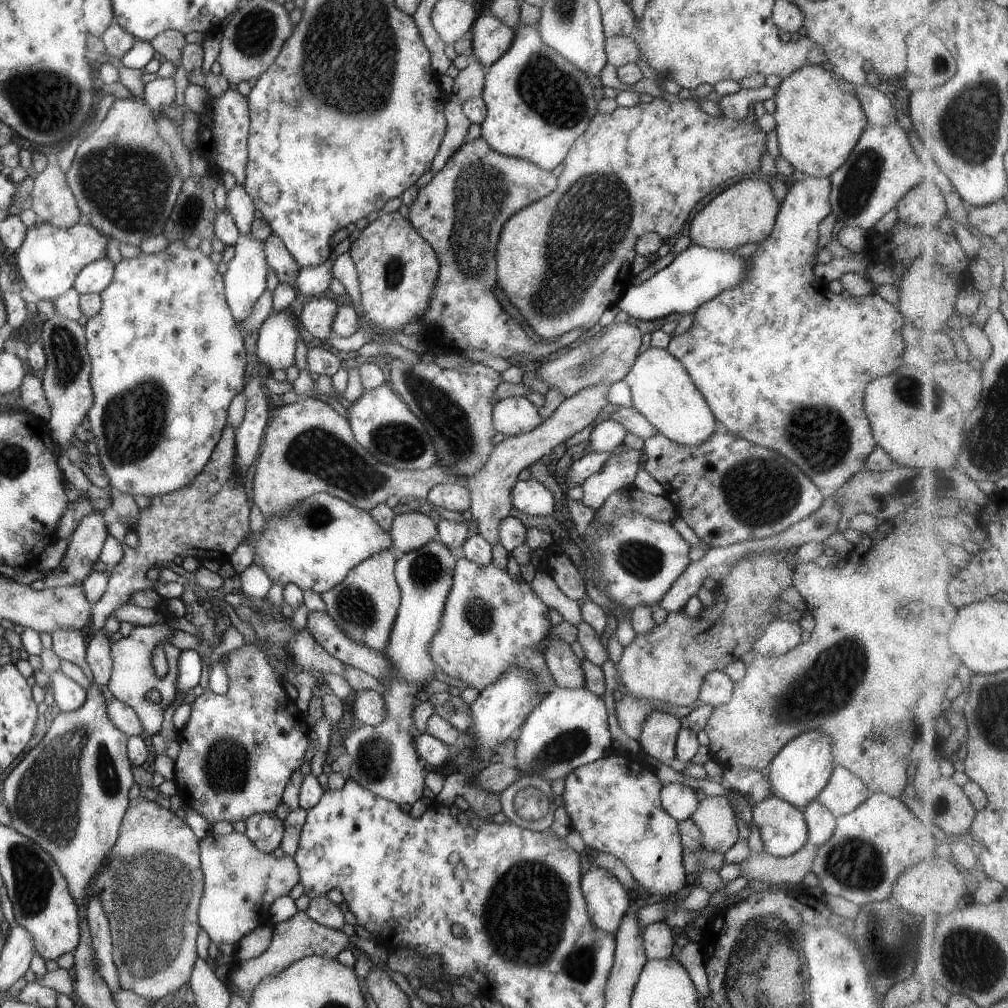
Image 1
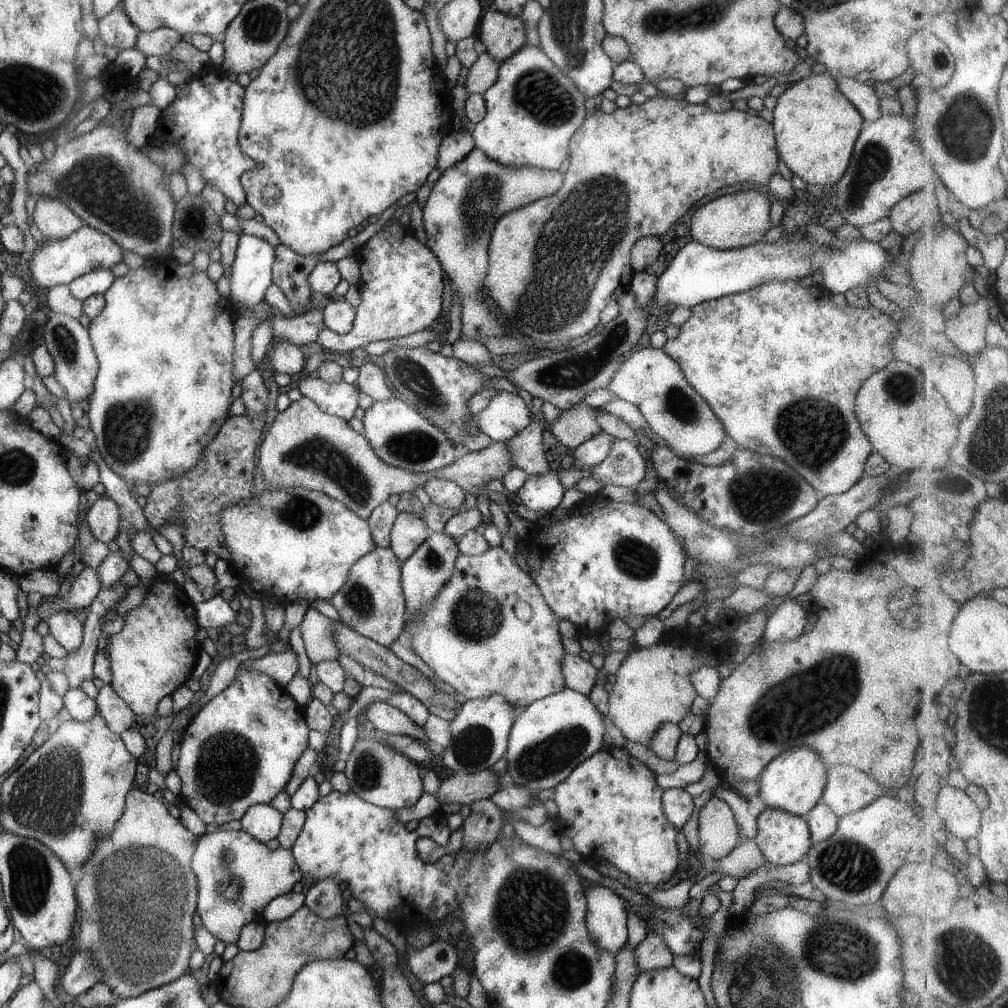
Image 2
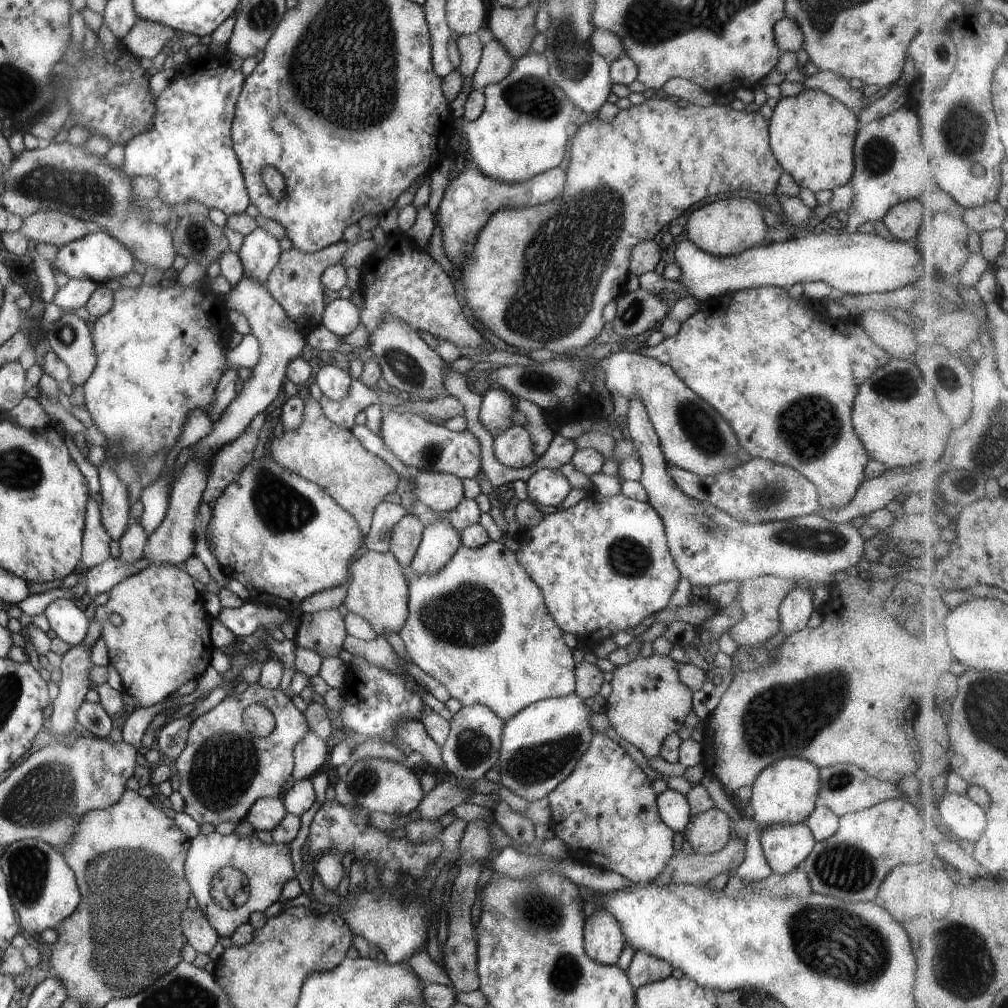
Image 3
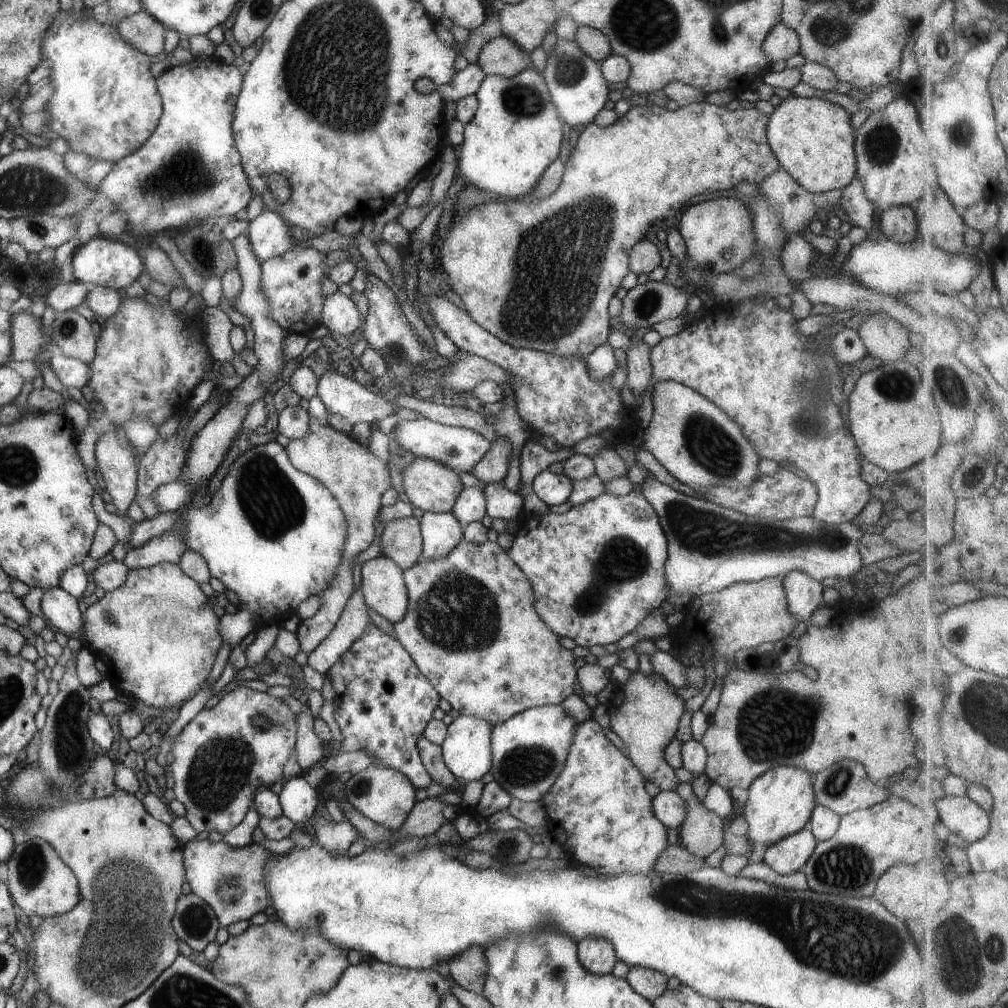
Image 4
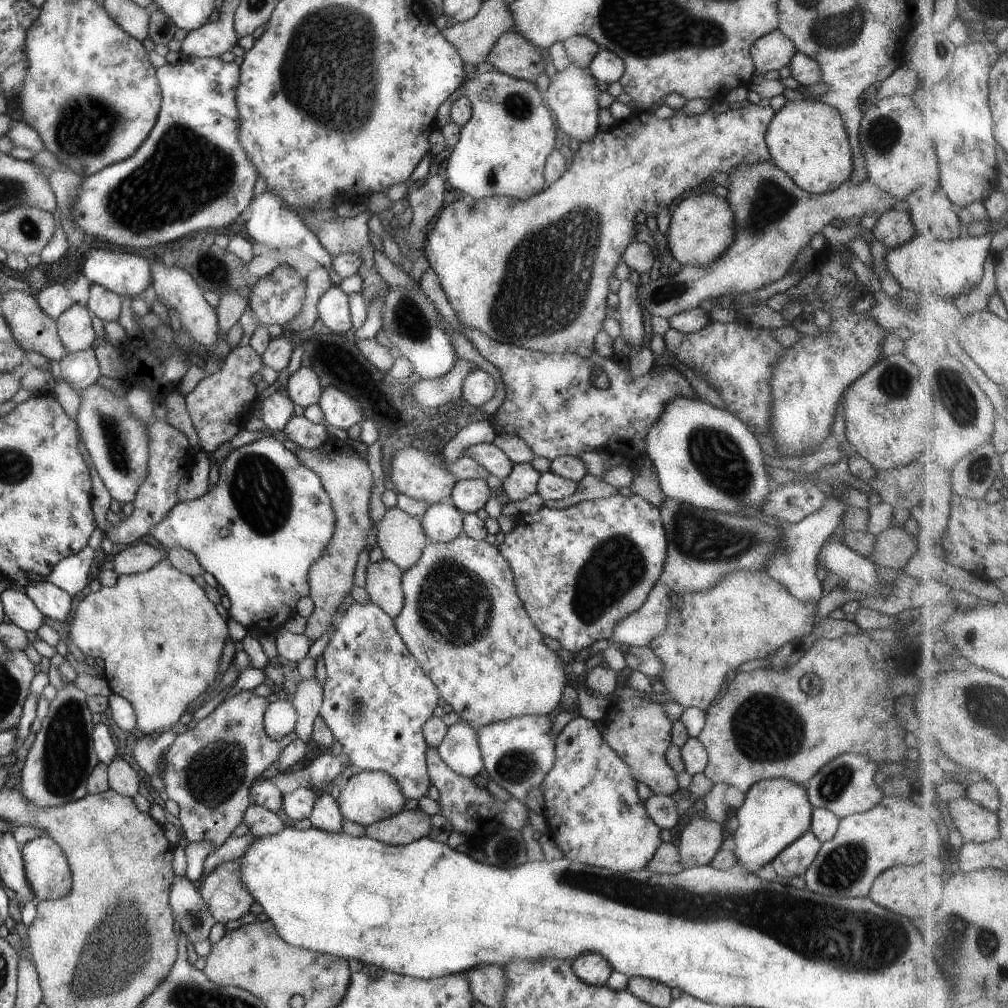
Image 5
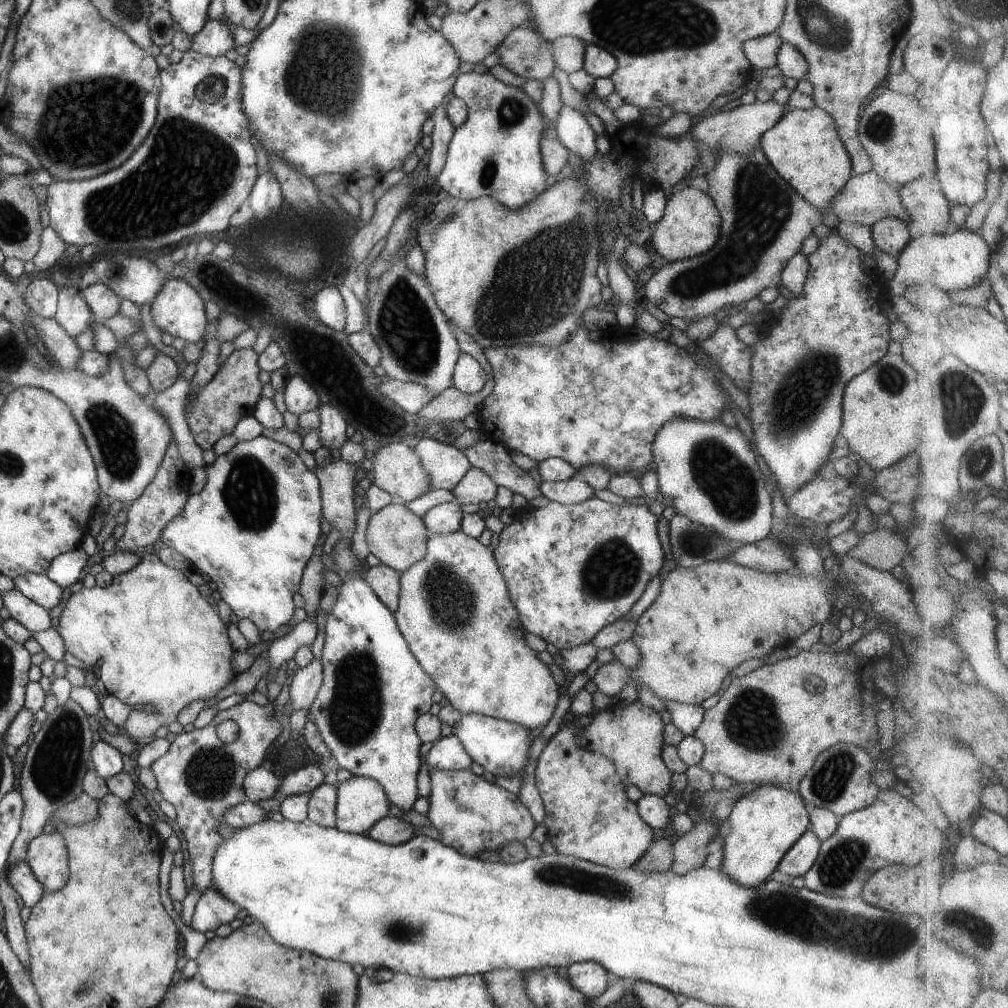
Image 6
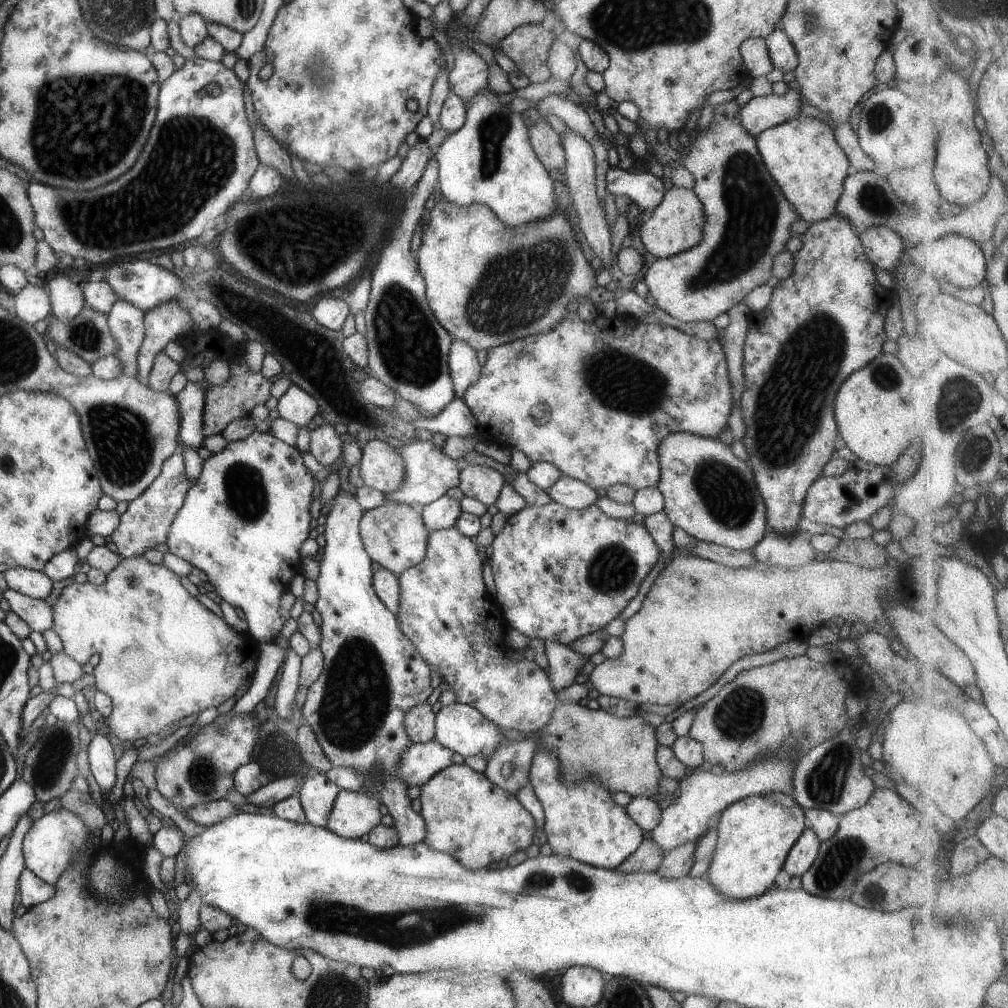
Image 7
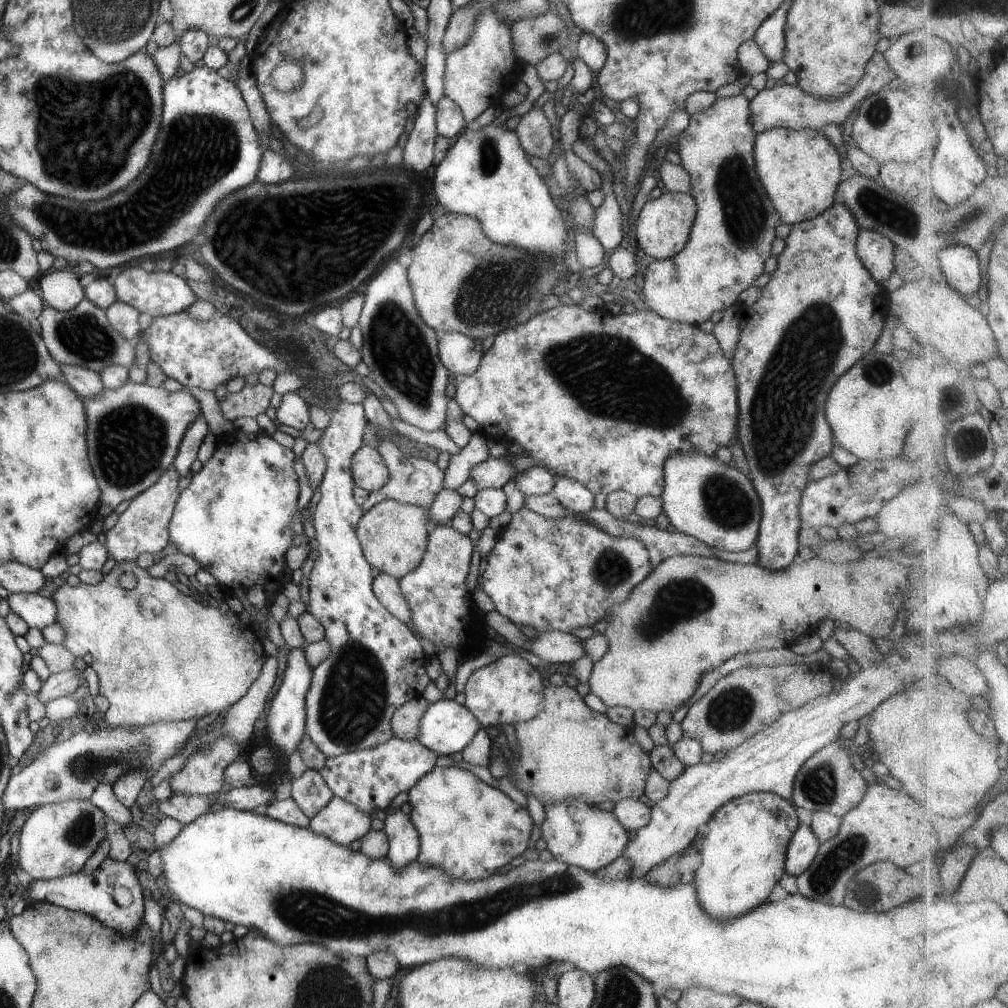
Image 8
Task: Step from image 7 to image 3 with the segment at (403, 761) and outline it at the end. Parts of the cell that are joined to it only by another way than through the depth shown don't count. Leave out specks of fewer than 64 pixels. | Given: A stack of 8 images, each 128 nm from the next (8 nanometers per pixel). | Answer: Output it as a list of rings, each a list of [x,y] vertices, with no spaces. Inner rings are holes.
[[[481,704],[459,708],[449,721],[446,740],[440,747],[444,770],[465,781],[475,781],[484,777],[485,773],[496,765],[504,722]]]

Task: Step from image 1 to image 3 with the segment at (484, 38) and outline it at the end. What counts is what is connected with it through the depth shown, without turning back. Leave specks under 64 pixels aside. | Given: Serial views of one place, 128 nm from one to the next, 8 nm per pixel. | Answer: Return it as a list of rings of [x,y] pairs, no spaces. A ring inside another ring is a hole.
[[[529,4],[517,9],[500,7],[489,14],[485,26],[506,52],[517,59],[530,52],[531,42],[537,34],[535,15],[536,10]]]

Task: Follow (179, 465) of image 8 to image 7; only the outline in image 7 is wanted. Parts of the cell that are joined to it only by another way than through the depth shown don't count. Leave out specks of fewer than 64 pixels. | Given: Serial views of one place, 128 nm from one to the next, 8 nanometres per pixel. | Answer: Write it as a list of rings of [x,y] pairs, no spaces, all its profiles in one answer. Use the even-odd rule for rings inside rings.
[[[188,382],[177,394],[179,408],[178,440],[183,446],[197,450],[202,446],[201,422],[203,420],[205,388],[196,382]]]

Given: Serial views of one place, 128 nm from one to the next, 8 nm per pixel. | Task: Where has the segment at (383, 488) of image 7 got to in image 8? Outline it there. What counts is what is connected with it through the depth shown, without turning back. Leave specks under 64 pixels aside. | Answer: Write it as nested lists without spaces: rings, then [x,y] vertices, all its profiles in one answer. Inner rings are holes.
[[[362,444],[351,456],[353,486],[371,492],[379,490],[389,480],[389,470],[377,448]]]

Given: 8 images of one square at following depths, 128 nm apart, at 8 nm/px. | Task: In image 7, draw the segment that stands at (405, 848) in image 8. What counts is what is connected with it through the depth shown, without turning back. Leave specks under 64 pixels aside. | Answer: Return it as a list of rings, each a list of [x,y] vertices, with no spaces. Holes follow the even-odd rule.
[[[349,435],[349,442],[341,443],[340,478],[341,486],[336,491],[331,502],[331,510],[327,516],[321,517],[319,523],[325,537],[323,554],[319,556],[319,574],[315,578],[317,584],[317,600],[314,607],[321,617],[321,631],[319,652],[322,654],[323,668],[317,680],[309,684],[303,708],[301,708],[302,722],[313,730],[321,750],[329,759],[333,767],[355,768],[359,774],[369,774],[373,784],[377,786],[377,796],[385,805],[387,812],[393,818],[393,828],[397,830],[399,844],[408,846],[417,844],[425,838],[425,822],[419,812],[414,812],[410,806],[411,799],[407,796],[407,789],[397,776],[397,760],[413,742],[407,738],[403,728],[403,714],[425,702],[431,693],[429,683],[430,666],[421,658],[421,655],[409,639],[399,630],[396,614],[389,612],[388,608],[377,598],[372,587],[371,560],[365,552],[359,534],[359,520],[363,510],[357,504],[353,487],[346,482],[346,474],[350,466],[359,462],[361,449],[357,446],[355,438]]]

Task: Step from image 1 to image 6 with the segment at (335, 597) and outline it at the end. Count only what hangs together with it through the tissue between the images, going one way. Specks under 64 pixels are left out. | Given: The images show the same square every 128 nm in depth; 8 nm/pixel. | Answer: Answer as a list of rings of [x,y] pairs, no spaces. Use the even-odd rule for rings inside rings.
[[[385,564],[366,567],[364,579],[373,594],[392,612],[397,610],[398,605],[398,582],[400,573],[395,572]]]

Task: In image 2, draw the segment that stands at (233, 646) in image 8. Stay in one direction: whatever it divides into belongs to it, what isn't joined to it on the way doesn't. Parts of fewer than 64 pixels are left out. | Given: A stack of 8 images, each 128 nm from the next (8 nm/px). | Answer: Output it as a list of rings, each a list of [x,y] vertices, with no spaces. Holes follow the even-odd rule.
[[[158,574],[145,588],[141,602],[124,614],[124,626],[107,639],[113,691],[132,714],[157,717],[156,705],[190,679],[201,648],[202,631],[196,624],[194,604],[182,586]]]

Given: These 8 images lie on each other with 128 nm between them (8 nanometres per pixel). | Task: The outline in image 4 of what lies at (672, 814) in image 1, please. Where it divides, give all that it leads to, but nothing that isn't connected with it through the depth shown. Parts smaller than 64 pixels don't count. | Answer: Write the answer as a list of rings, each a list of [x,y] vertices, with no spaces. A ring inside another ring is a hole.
[[[660,791],[652,798],[653,817],[667,829],[676,829],[686,814],[686,804],[674,791]]]

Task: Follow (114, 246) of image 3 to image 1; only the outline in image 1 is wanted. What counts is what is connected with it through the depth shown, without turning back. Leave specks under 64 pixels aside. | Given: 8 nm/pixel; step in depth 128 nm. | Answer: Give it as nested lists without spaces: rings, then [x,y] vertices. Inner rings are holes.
[[[85,220],[75,222],[73,226],[67,226],[67,228],[55,228],[55,226],[51,226],[51,224],[45,222],[35,222],[25,232],[24,242],[15,251],[15,266],[18,270],[19,284],[22,288],[27,288],[38,300],[55,300],[57,296],[65,294],[72,287],[77,273],[85,264],[105,257],[105,250],[107,250],[106,235],[99,232]]]

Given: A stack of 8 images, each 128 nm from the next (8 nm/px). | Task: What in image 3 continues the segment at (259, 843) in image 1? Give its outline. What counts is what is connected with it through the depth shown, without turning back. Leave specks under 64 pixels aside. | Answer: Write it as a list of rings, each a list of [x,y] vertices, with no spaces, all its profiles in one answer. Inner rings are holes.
[[[262,797],[253,802],[253,805],[249,808],[246,815],[246,822],[250,823],[256,832],[259,831],[271,831],[285,816],[282,800],[278,797]]]

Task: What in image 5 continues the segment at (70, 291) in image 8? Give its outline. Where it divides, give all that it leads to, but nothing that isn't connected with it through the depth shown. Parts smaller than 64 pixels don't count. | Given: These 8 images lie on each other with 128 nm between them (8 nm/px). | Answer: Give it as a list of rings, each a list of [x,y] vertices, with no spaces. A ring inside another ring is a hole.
[[[71,303],[71,306],[65,308],[54,320],[59,340],[67,348],[68,353],[91,349],[94,339],[92,316],[88,308]]]

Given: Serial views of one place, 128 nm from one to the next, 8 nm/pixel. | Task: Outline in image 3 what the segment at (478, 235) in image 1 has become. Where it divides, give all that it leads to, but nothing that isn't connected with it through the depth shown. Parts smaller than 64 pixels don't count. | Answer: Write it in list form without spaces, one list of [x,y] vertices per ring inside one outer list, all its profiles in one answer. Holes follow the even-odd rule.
[[[466,162],[457,177],[446,186],[437,210],[437,224],[447,259],[455,269],[460,268],[464,256],[474,245],[476,233],[492,213],[504,207],[533,207],[547,203],[559,196],[564,181],[565,172],[557,166],[521,183],[501,183],[481,175],[473,164]]]

